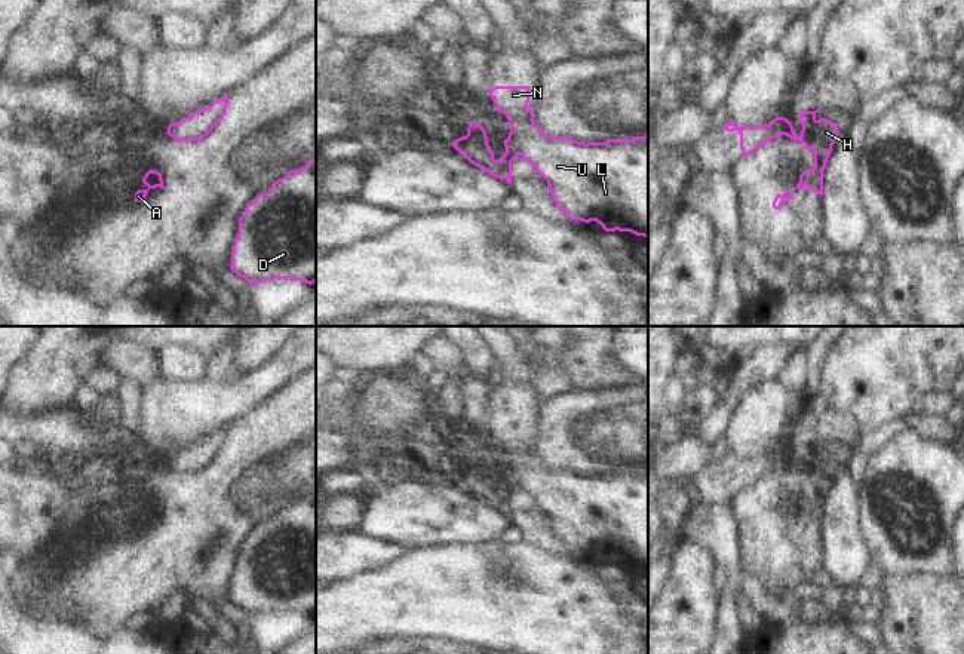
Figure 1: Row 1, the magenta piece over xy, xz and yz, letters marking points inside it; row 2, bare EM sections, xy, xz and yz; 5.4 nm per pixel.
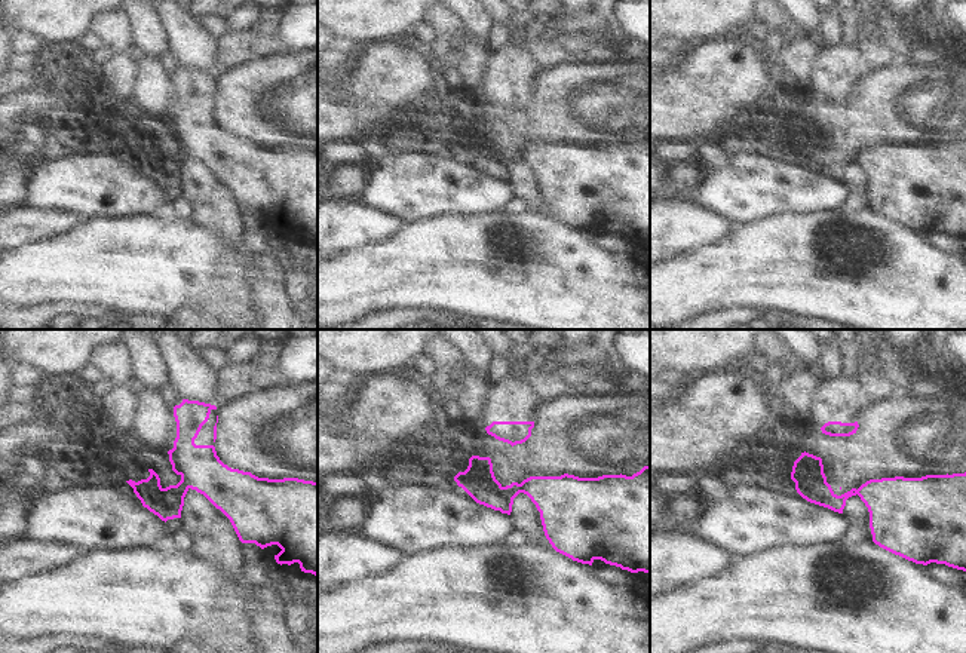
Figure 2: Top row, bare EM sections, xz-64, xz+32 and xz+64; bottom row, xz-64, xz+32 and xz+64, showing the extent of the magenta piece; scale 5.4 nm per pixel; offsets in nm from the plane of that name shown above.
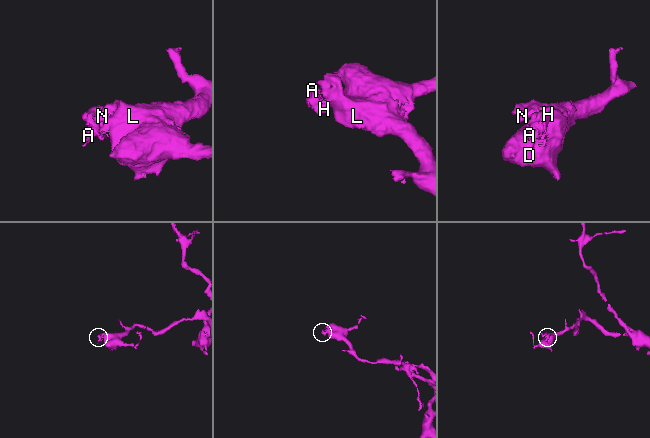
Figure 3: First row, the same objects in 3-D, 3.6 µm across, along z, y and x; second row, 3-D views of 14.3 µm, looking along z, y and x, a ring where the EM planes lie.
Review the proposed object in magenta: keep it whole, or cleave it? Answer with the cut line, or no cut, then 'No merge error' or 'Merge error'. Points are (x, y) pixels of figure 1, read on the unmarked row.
Split along xz (506, 445), (522, 450), (510, 460), (518, 485). Merge error.

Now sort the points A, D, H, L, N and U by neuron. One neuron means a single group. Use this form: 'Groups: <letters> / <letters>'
Groups: A H / D L N U.

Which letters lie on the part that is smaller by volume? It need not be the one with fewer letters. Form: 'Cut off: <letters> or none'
Cut off: A, H.

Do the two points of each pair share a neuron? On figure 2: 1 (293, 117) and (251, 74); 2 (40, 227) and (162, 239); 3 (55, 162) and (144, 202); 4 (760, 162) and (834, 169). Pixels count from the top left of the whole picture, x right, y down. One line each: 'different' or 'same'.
1: same
2: different
3: same
4: different

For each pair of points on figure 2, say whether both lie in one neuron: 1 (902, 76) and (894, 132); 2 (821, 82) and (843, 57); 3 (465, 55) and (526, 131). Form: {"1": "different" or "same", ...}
{"1": "same", "2": "same", "3": "different"}

